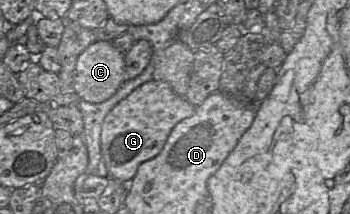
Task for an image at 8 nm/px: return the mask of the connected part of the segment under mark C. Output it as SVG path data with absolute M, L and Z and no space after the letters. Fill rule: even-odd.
M97 40L78 57L73 89L80 100L102 103L125 82L124 54L111 41Z

